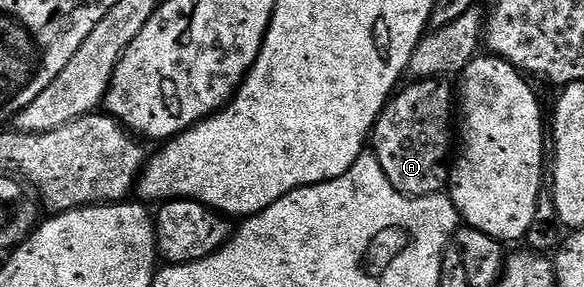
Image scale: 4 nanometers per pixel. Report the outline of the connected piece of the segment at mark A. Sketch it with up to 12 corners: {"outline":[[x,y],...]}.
{"outline":[[400,88],[373,130],[381,171],[406,197],[443,193],[453,89]]}

